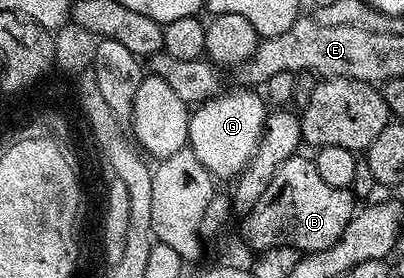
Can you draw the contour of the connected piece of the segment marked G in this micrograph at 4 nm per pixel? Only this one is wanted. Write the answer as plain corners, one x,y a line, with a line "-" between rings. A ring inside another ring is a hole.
233,87
233,90
222,91
216,97
201,102
189,114
189,144
193,154
200,159
203,167
214,175
220,175
224,169
230,169
233,175
240,174
245,165
253,157
257,145
261,142
261,132
265,126
267,102
260,92
249,87

